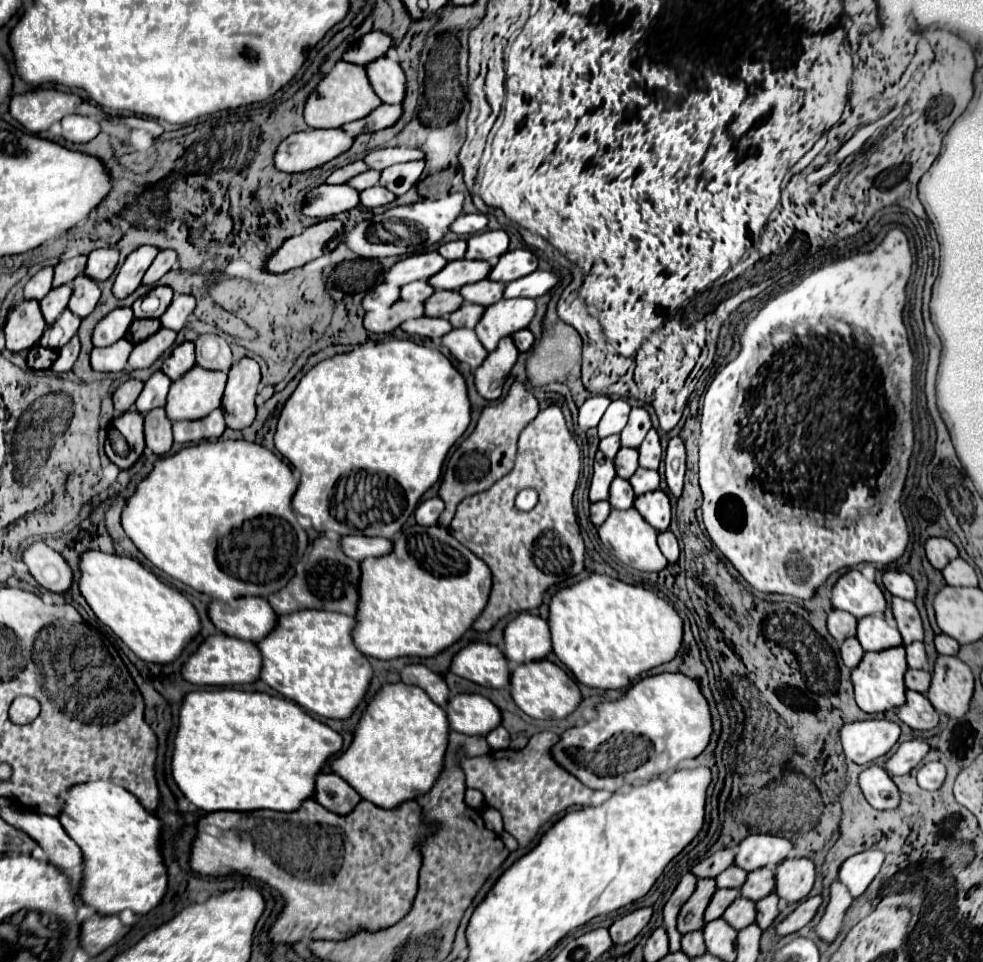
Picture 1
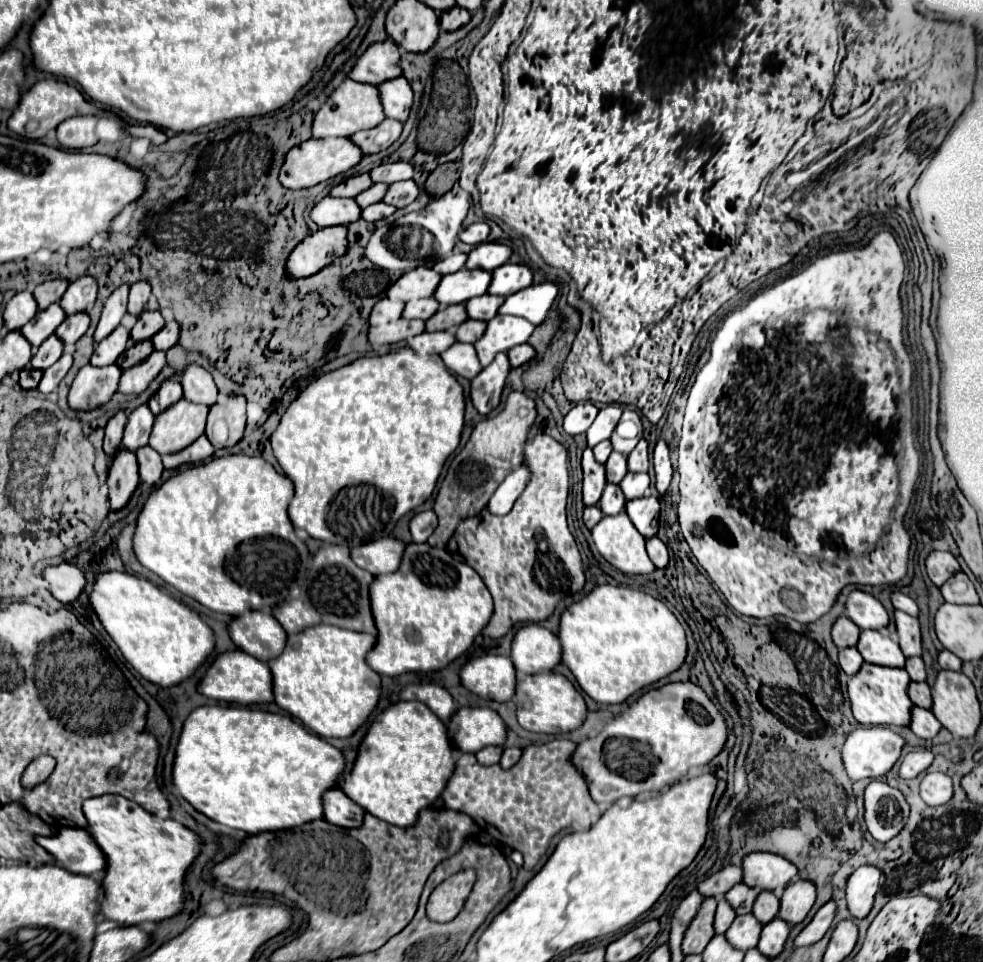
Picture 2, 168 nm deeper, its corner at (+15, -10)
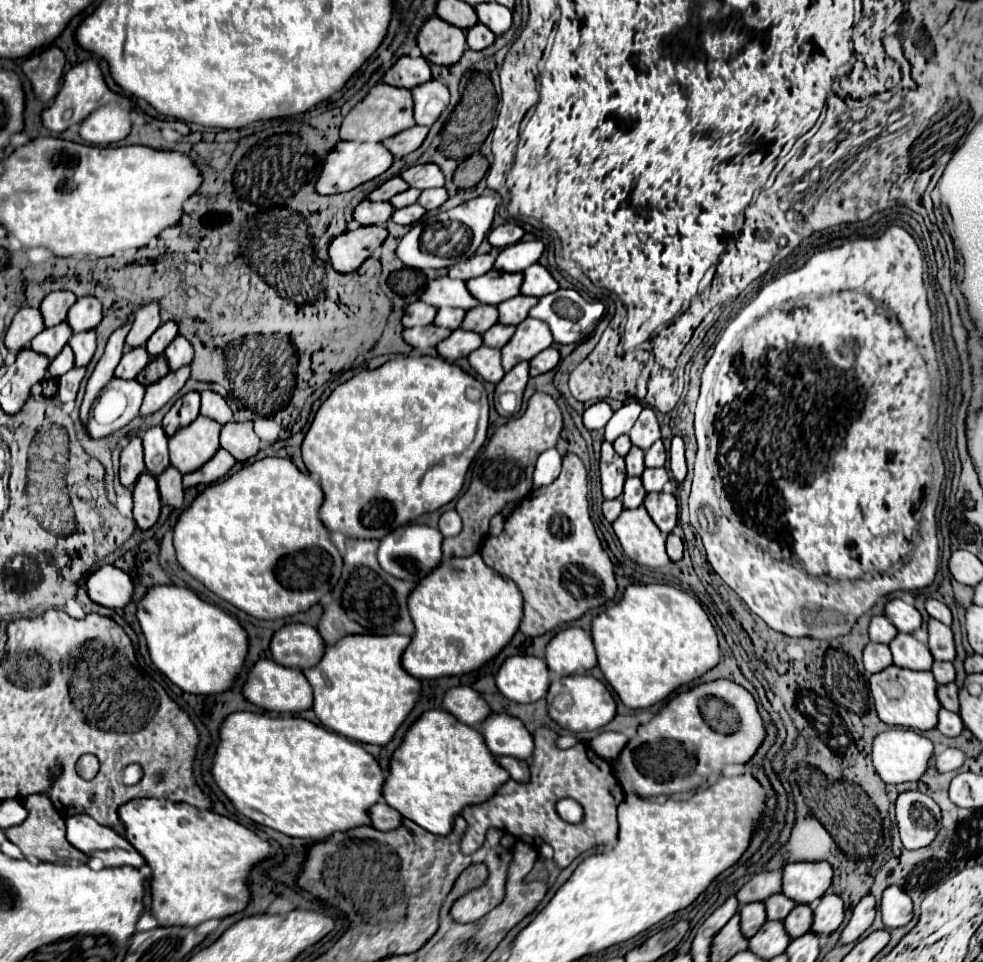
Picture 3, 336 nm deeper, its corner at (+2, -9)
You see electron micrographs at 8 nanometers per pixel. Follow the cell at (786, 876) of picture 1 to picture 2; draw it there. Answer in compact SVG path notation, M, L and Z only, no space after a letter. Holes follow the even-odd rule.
M792 880L782 892L778 916L788 924L798 924L806 918L816 900L816 888L810 880Z

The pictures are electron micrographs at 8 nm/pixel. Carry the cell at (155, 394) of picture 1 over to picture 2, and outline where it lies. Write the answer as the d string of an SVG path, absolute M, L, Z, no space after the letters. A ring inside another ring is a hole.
M142 404L142 406L134 408L128 414L122 446L132 450L132 452L136 452L136 448L140 448L140 446L146 446L150 430L152 430L152 424L154 424L154 414L150 412L148 404Z

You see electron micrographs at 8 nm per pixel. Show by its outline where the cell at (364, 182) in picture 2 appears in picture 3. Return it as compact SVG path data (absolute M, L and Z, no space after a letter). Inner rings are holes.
M393 177L393 179L385 181L379 189L375 189L375 191L369 195L369 199L371 199L371 201L389 201L393 195L403 193L403 191L407 191L407 189L409 189L409 185L407 185L401 177Z

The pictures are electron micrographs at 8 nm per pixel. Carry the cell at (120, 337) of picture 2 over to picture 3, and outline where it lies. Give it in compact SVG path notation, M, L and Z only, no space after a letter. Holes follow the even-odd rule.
M137 347L137 351L125 351L117 371L115 371L115 377L117 379L135 379L147 365L147 351L145 347Z

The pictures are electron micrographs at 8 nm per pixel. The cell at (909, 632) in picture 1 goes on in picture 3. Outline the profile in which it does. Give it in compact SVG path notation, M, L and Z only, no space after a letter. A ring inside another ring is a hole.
M929 619L929 649L935 661L955 661L955 639L951 627L939 623L937 619Z

